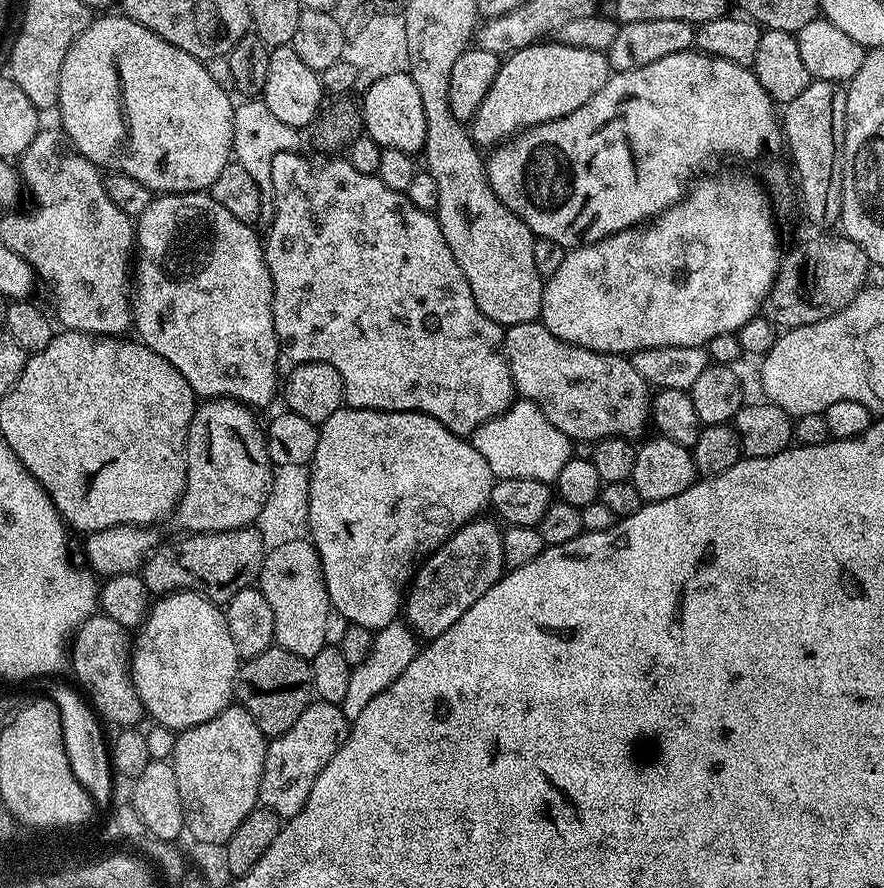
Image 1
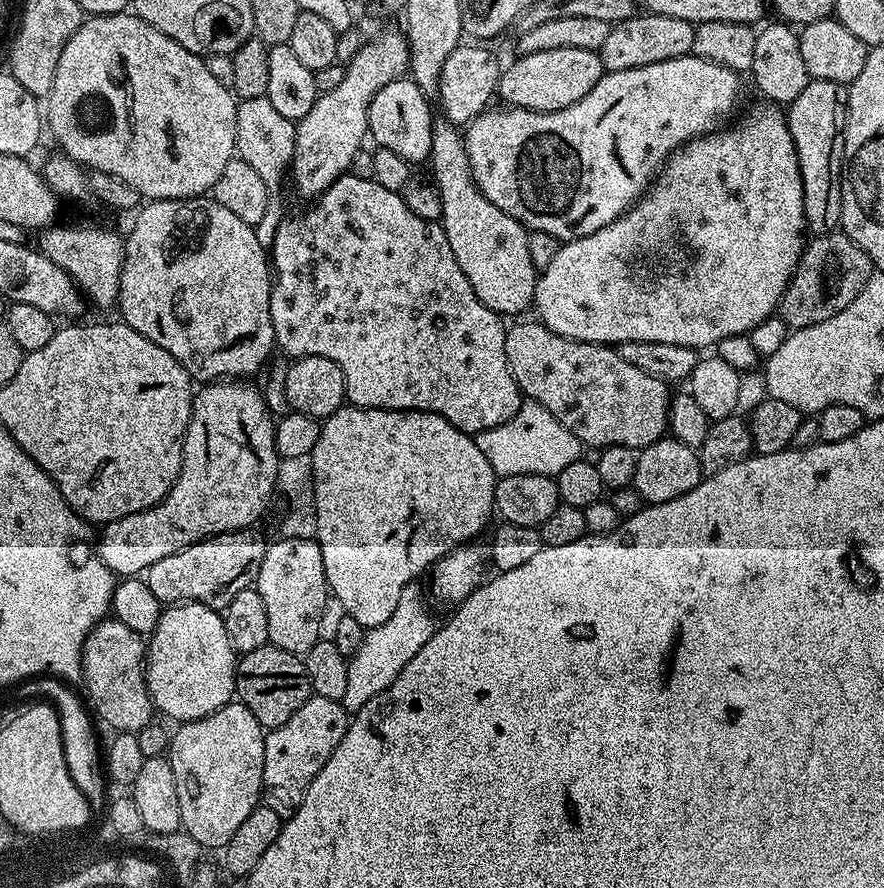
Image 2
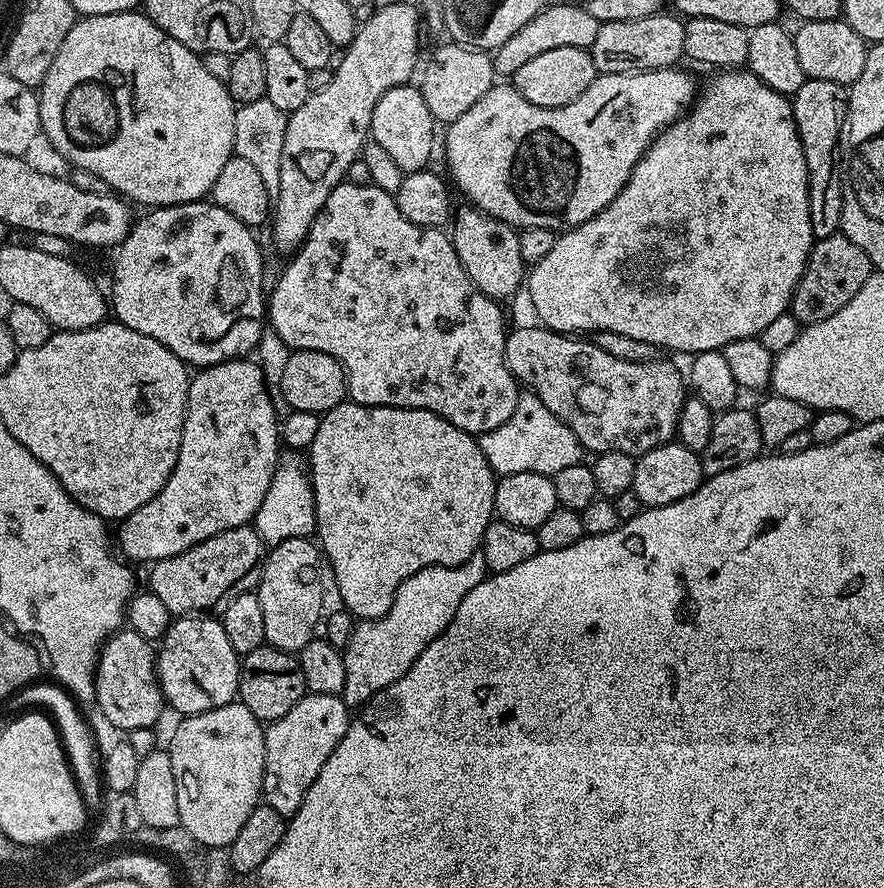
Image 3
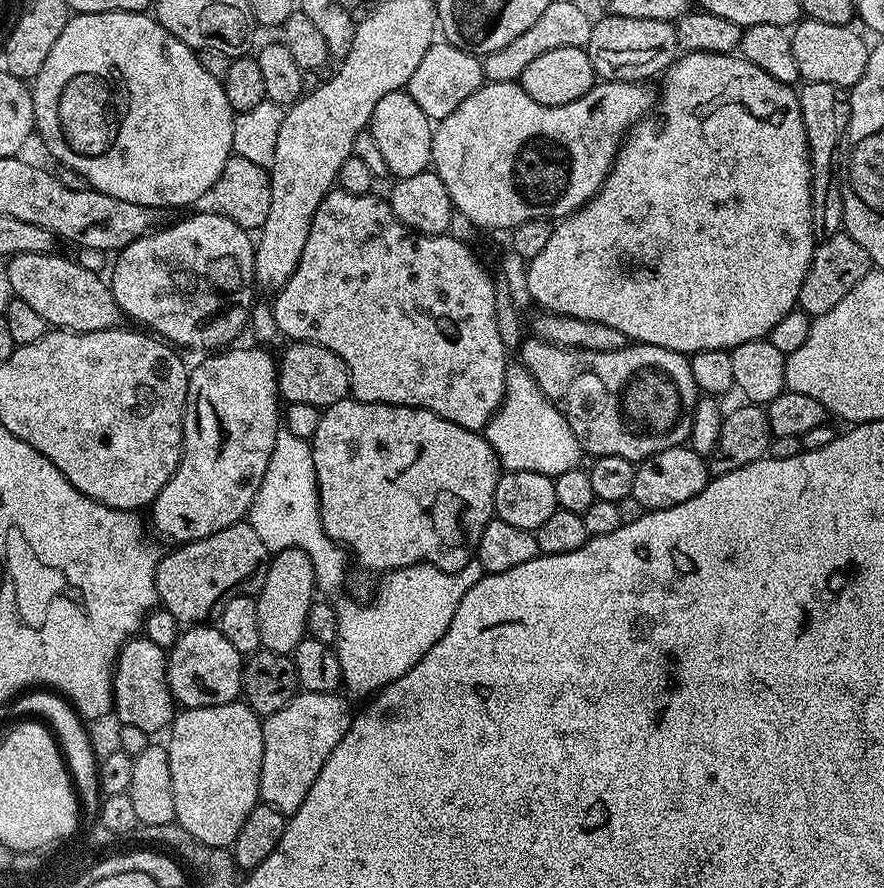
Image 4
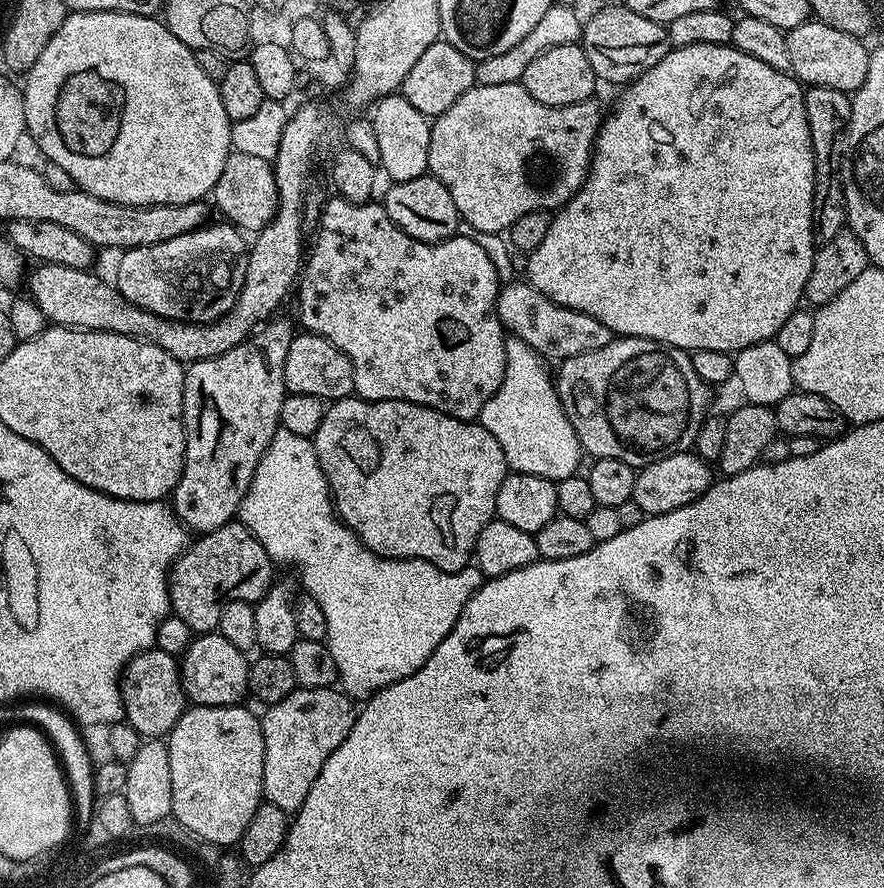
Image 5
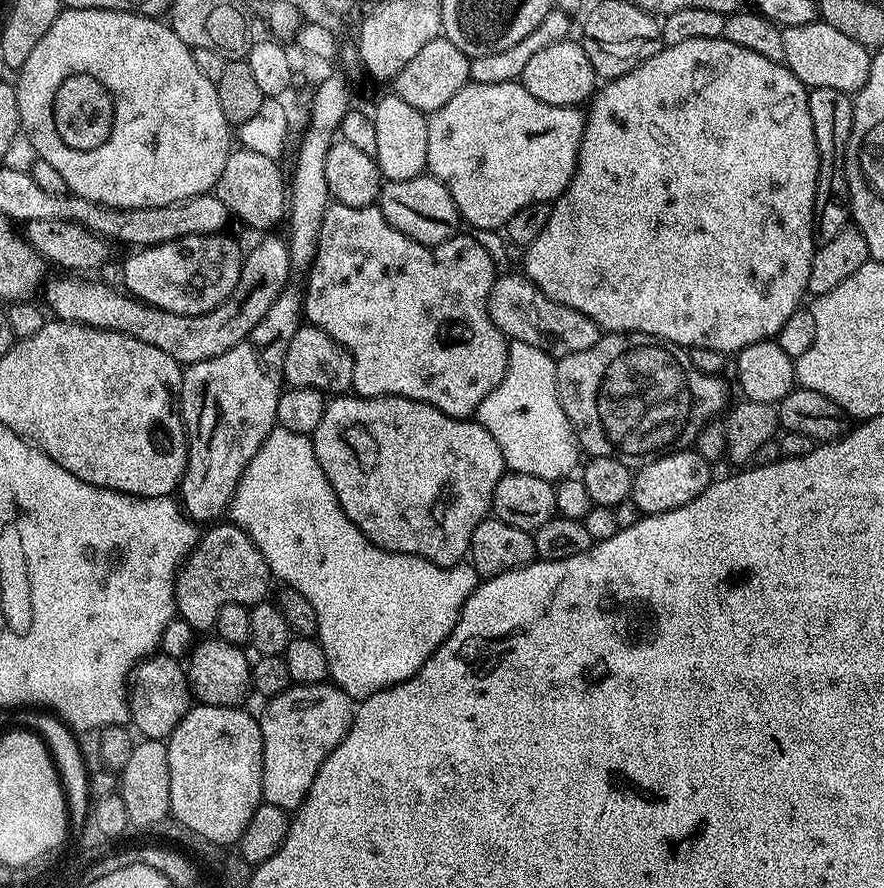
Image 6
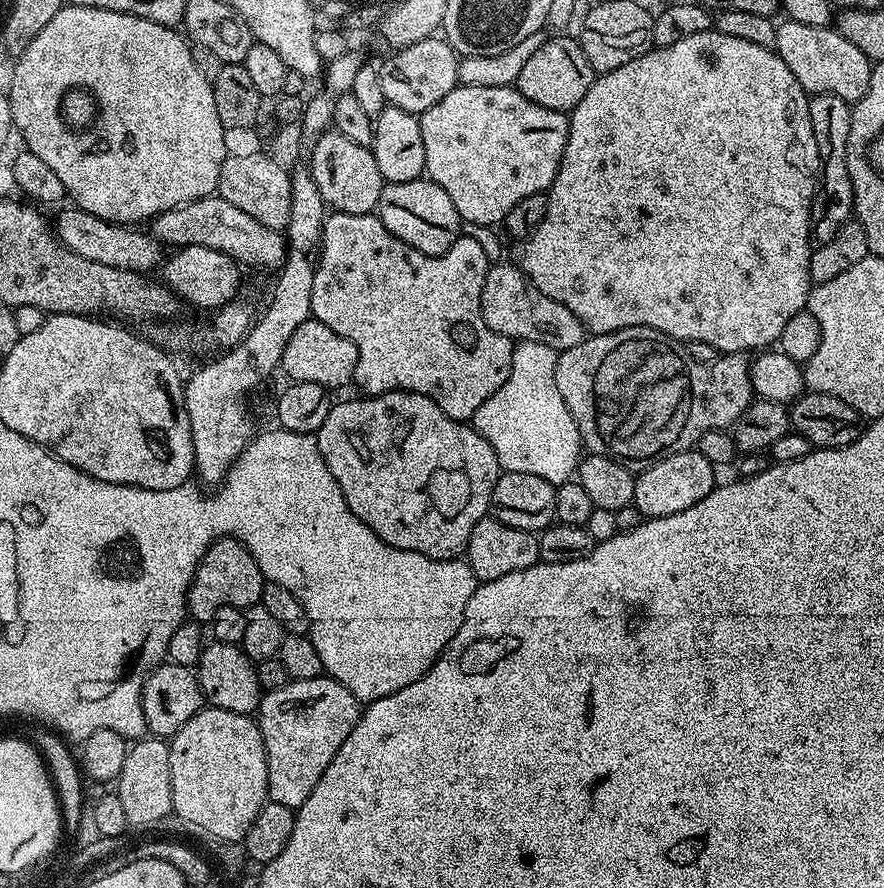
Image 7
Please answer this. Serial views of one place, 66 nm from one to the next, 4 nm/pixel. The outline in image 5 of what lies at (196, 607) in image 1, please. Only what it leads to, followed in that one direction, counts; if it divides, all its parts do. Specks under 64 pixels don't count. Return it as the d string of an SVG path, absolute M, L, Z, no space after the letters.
M219 632L197 635L179 661L184 694L193 705L201 708L231 708L239 705L243 701L240 699L249 695L249 663L249 657L240 652L238 646L230 646L230 642L226 642L226 638L222 638Z

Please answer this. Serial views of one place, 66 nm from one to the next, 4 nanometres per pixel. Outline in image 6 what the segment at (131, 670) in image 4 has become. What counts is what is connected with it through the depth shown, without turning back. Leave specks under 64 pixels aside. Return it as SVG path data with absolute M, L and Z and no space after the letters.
M153 654L137 664L136 671L130 677L128 715L131 727L137 733L140 731L143 739L167 741L193 704L194 693L188 685L188 674L181 661L163 654Z

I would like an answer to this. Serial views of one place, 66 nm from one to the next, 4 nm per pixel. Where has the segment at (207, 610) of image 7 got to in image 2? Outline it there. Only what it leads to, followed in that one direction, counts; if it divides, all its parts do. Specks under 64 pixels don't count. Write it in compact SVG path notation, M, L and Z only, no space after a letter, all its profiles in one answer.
M252 530L220 532L217 536L208 536L205 540L199 540L197 544L178 550L178 554L170 554L170 558L158 558L158 562L154 562L154 566L146 570L146 579L154 598L158 598L162 606L190 603L205 604L208 608L223 610L230 602L230 598L234 598L234 594L255 585L258 570L262 570L266 540L255 536L254 533Z

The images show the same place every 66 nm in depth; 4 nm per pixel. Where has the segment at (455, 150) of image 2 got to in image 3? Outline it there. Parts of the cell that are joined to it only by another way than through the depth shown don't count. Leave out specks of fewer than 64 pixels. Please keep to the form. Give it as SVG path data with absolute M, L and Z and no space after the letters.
M463 207L457 212L455 209L454 219L450 224L454 250L466 274L472 279L472 285L491 300L504 302L507 296L514 295L519 288L521 291L526 280L526 265L520 249L520 232L512 225L503 224L493 216L488 216L480 208Z

